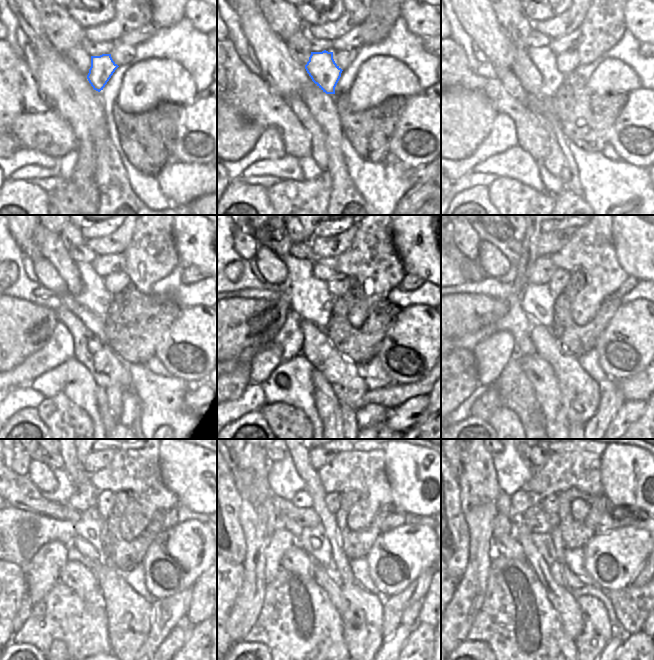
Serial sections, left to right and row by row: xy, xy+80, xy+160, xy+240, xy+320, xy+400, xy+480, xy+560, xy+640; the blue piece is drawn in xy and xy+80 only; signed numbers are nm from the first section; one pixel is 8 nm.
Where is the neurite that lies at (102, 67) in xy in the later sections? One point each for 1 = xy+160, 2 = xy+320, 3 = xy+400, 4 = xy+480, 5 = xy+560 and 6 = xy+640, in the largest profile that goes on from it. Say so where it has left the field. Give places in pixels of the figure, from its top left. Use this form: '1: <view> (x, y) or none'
1: xy+160 (543, 58)
2: xy+320 (309, 297)
3: xy+400 (537, 301)
4: xy+480 (88, 526)
5: xy+560 (323, 555)
6: xy+640 (543, 542)

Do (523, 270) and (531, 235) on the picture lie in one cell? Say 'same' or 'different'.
same

